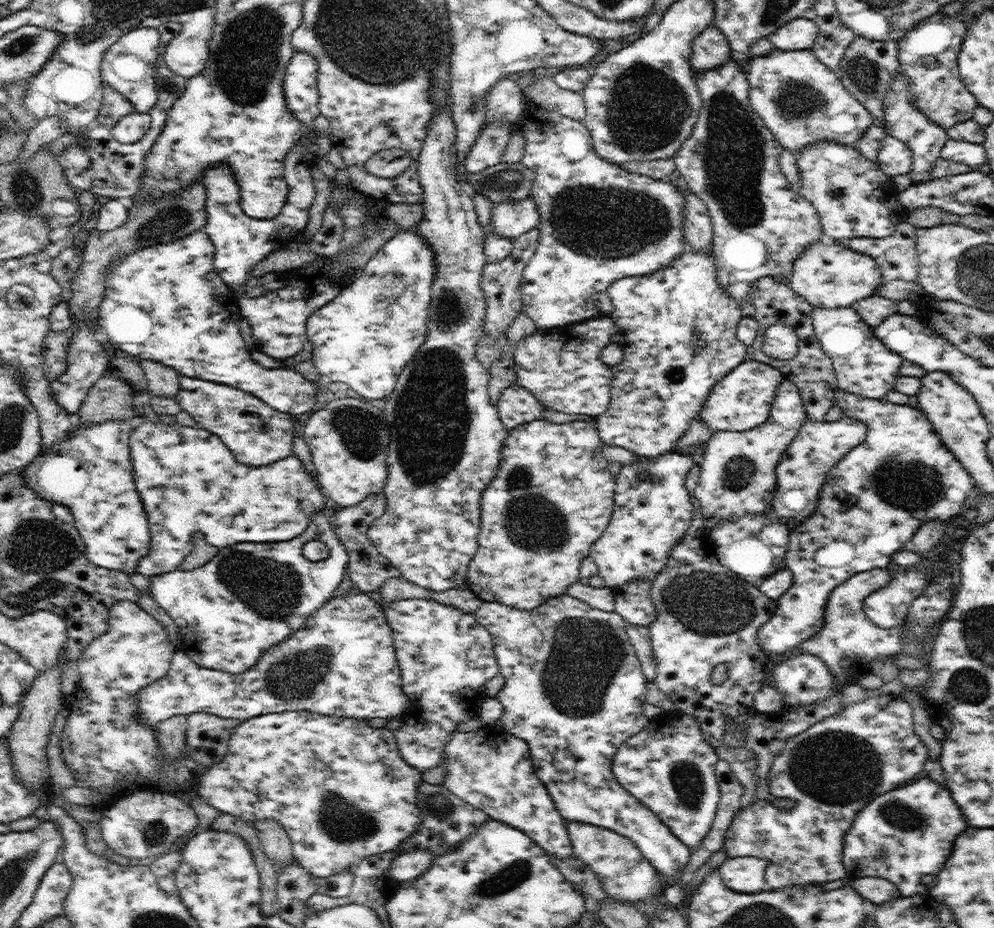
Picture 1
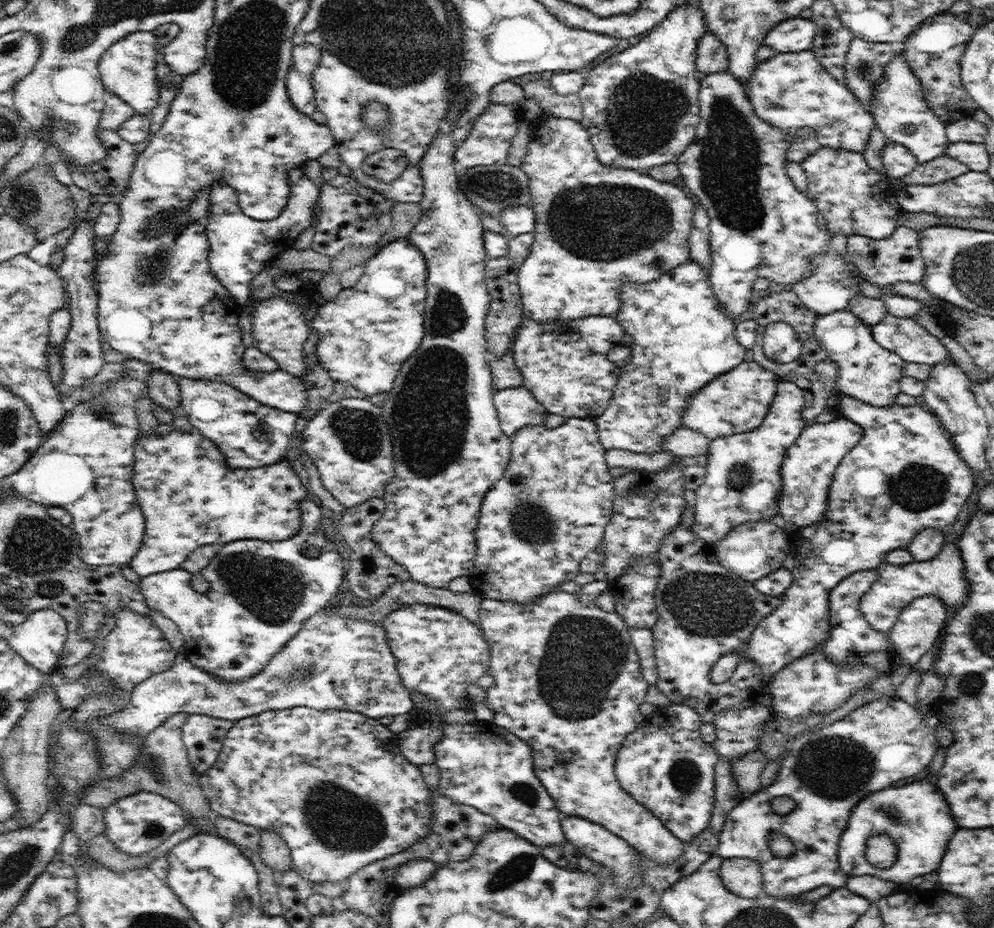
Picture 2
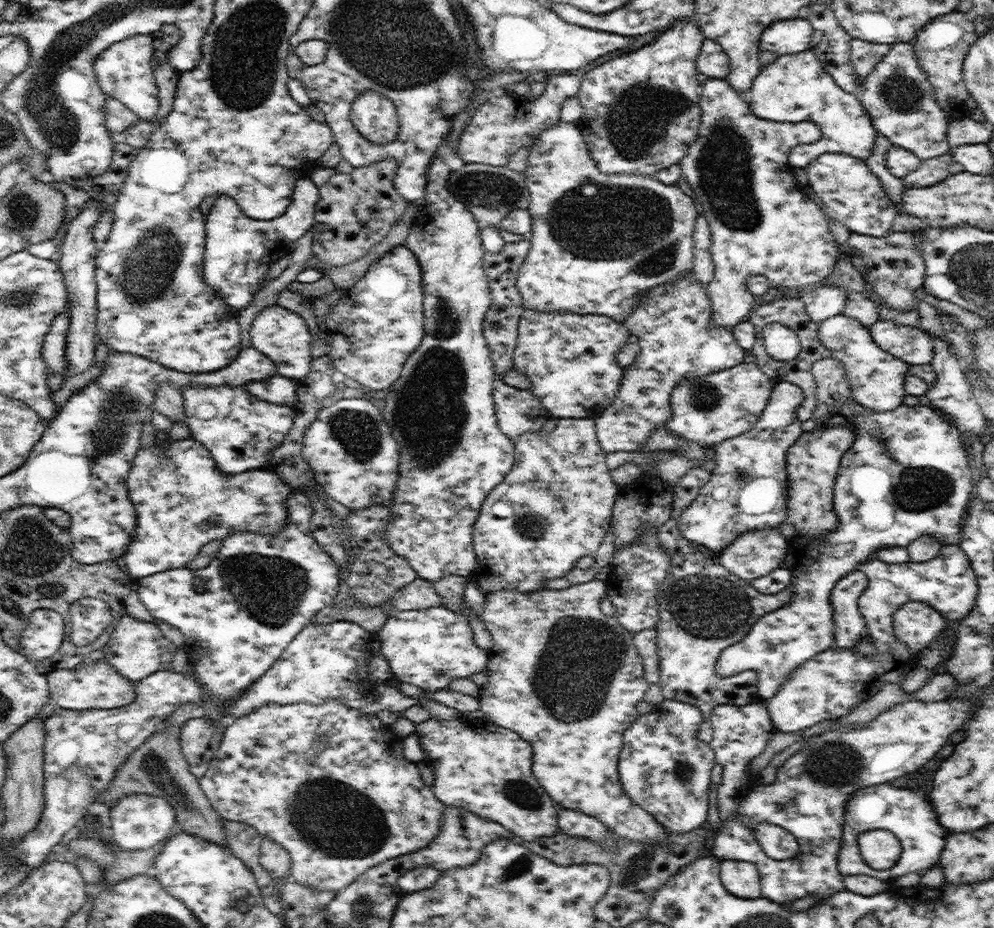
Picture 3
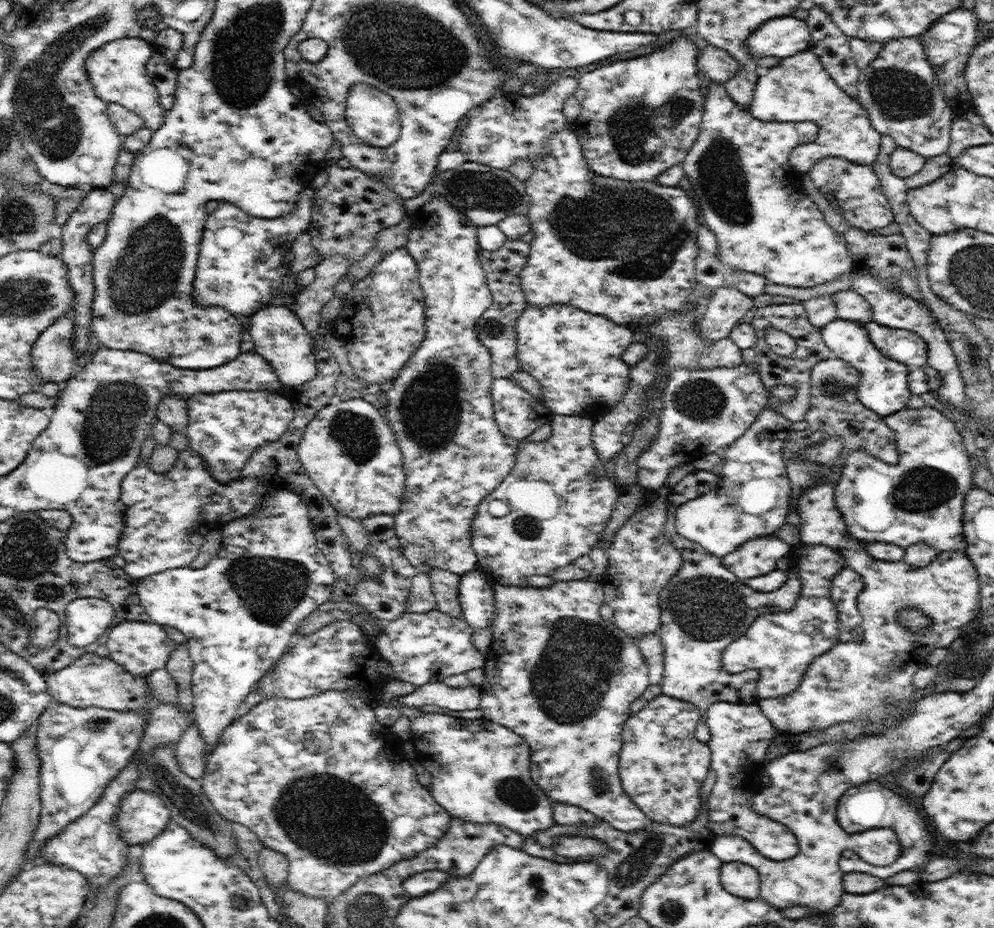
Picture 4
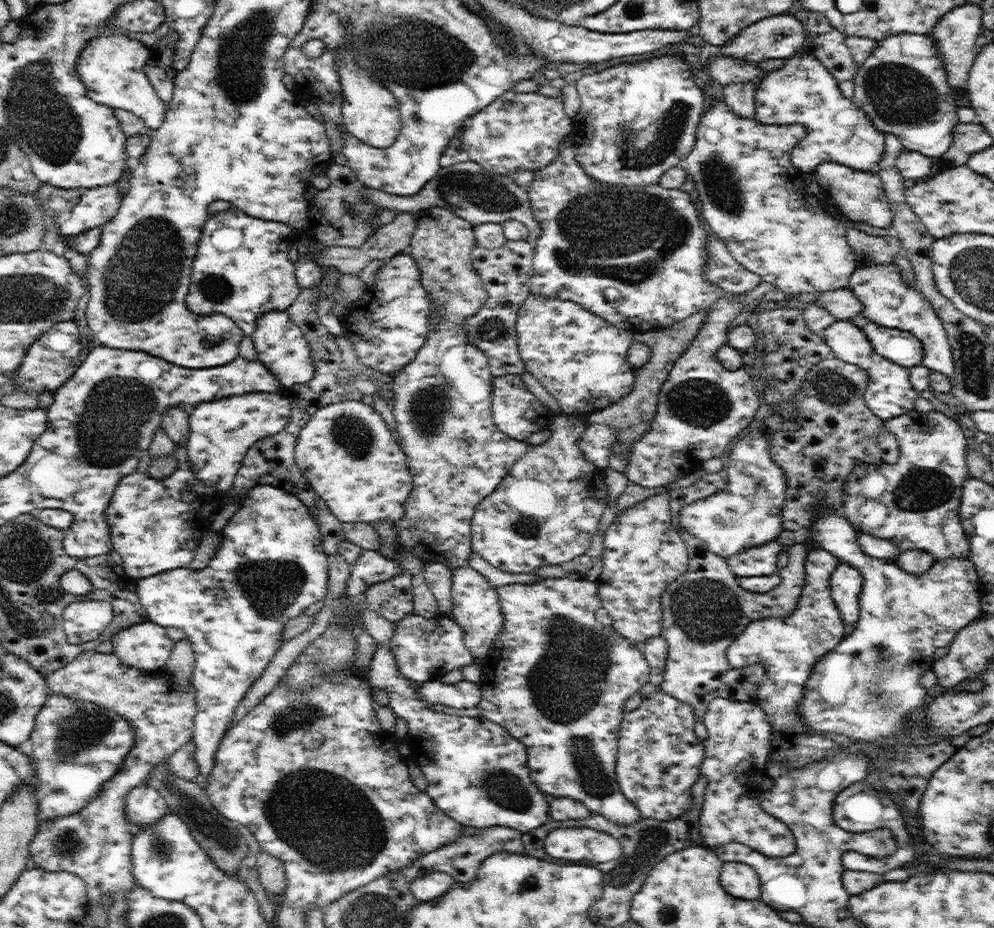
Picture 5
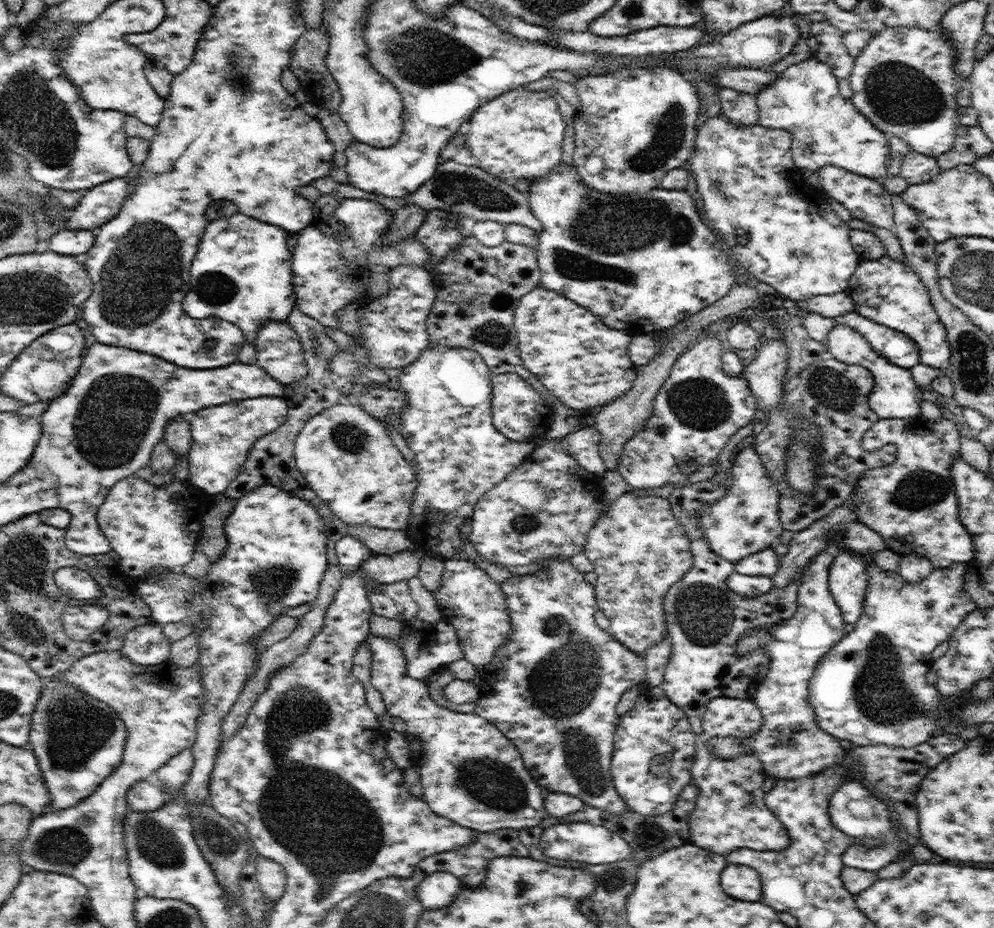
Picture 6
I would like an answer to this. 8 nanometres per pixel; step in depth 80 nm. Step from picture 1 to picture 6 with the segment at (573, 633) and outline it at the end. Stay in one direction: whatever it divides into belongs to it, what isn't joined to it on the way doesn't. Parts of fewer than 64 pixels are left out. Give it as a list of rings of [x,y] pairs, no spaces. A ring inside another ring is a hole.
[[[553,556],[547,558],[548,566],[537,573],[528,575],[514,574],[501,583],[501,589],[504,593],[508,614],[511,622],[511,635],[502,646],[502,649],[495,654],[490,664],[480,670],[481,681],[479,682],[479,697],[473,710],[478,716],[485,718],[490,724],[493,724],[507,736],[520,752],[524,766],[534,781],[544,790],[556,793],[565,793],[582,799],[582,802],[592,807],[598,807],[602,810],[610,811],[612,815],[622,815],[626,811],[626,802],[618,795],[612,784],[610,776],[610,764],[612,763],[613,738],[616,727],[620,722],[620,715],[616,712],[616,707],[622,694],[632,686],[641,685],[646,676],[645,657],[638,653],[633,653],[627,646],[617,641],[608,630],[602,630],[596,624],[595,614],[599,610],[596,600],[596,593],[593,584],[585,579],[585,573],[581,573],[572,566],[570,559],[566,556]]]

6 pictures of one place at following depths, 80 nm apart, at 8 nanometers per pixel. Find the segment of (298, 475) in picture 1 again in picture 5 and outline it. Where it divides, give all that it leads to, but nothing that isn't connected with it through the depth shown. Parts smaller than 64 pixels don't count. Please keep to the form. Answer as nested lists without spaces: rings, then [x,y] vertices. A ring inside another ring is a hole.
[[[191,462],[178,464],[174,472],[163,479],[150,477],[147,472],[134,472],[123,476],[115,488],[111,503],[105,512],[109,529],[111,530],[111,545],[113,550],[123,558],[123,567],[128,576],[135,579],[146,578],[164,571],[189,567],[195,557],[196,549],[205,533],[211,528],[213,514],[221,511],[227,498],[233,498],[241,506],[246,493],[237,495],[232,491],[219,491],[211,486],[202,484],[195,477]]]

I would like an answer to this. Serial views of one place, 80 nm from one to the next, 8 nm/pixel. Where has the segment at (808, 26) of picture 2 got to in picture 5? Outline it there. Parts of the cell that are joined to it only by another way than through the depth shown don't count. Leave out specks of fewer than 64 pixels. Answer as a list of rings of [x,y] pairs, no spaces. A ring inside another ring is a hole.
[[[784,13],[773,17],[764,17],[762,20],[747,26],[729,40],[728,44],[719,46],[720,53],[730,55],[738,60],[748,61],[754,65],[762,64],[764,60],[790,58],[797,50],[803,48],[807,32],[805,25],[797,20],[793,14]]]

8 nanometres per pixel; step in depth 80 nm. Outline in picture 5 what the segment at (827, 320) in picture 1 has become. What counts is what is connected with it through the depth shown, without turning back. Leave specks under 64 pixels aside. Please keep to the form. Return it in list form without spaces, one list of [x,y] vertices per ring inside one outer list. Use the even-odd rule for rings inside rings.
[[[835,320],[831,325],[822,333],[822,338],[826,345],[832,349],[832,355],[866,371],[869,381],[863,397],[868,409],[883,421],[914,412],[919,393],[914,390],[910,382],[909,369],[890,362],[878,354],[868,341],[866,334],[863,334],[862,330],[851,320]]]

